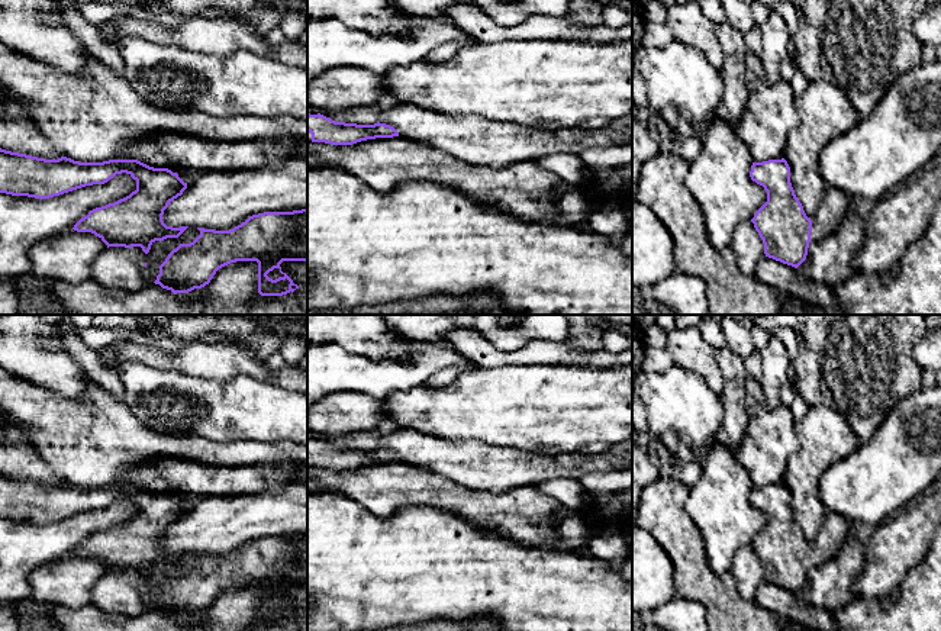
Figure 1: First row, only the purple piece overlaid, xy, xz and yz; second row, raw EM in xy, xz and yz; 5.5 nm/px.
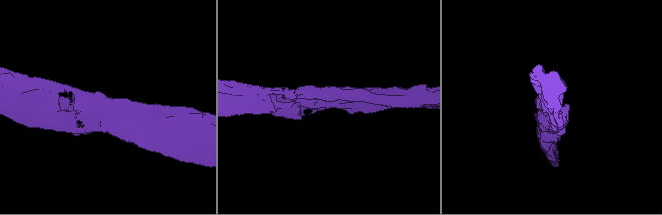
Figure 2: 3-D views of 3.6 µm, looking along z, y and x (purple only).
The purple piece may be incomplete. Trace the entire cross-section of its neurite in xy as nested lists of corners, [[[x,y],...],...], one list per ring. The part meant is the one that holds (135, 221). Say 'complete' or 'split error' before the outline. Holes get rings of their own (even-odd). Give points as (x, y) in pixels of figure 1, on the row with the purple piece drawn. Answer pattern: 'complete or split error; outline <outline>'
complete; outline [[[0,148],[0,193],[12,196],[49,199],[86,186],[104,184],[122,173],[136,181],[136,190],[90,210],[74,225],[74,231],[94,234],[107,248],[141,247],[148,254],[155,241],[178,238],[188,228],[167,226],[162,220],[168,205],[187,189],[187,183],[168,168],[154,168],[138,160],[45,160]]]

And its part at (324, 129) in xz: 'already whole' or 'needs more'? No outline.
already whole

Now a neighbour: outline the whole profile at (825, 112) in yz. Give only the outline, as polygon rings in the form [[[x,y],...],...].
[[[828,80],[809,81],[795,104],[800,125],[789,133],[784,160],[795,194],[812,219],[828,186],[819,173],[819,154],[828,142],[855,126],[860,116],[847,94]]]

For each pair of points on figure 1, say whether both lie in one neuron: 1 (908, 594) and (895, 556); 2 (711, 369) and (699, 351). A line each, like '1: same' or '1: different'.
1: different
2: same

